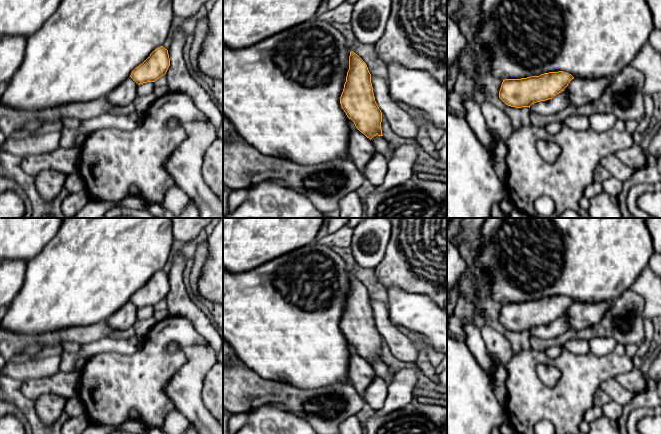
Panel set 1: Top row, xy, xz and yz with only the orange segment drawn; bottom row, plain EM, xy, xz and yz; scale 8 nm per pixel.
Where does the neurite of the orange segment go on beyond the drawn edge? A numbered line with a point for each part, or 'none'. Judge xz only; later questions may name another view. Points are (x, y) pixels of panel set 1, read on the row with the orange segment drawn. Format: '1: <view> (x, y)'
1: xz (361, 149)

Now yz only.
1: yz (580, 91)

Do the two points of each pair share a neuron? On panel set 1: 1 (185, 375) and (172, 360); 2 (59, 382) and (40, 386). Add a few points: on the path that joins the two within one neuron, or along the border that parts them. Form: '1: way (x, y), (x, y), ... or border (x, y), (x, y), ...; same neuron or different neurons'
1: border (188, 346), (184, 348), (185, 363), (166, 388); different neurons
2: way (54, 384), (45, 385); same neuron

